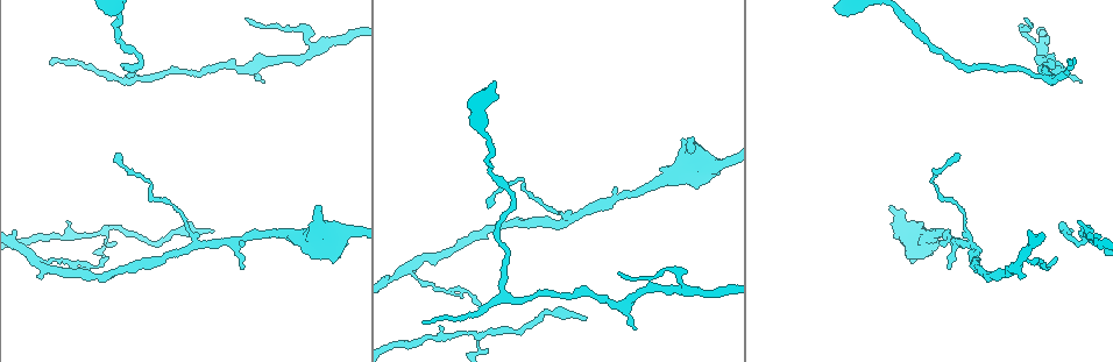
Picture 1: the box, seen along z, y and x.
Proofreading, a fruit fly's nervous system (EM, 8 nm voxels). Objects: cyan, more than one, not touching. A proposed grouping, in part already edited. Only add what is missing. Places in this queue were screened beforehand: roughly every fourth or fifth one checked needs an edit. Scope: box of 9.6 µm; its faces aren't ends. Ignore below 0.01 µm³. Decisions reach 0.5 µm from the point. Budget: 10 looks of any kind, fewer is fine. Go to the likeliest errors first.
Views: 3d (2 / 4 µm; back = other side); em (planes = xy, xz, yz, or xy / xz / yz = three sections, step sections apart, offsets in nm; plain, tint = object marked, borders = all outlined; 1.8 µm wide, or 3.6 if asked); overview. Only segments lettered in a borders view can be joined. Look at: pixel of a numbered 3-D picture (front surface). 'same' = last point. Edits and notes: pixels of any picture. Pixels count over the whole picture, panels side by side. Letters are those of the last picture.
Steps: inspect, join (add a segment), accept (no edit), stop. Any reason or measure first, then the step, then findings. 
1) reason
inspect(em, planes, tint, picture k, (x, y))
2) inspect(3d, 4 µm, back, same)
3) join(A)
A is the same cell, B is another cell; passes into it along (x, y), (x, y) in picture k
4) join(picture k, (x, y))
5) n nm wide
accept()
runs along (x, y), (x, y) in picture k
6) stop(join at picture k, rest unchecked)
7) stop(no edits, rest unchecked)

tapers out
inspect(3d, 2 µm, picture 1, (214, 230))

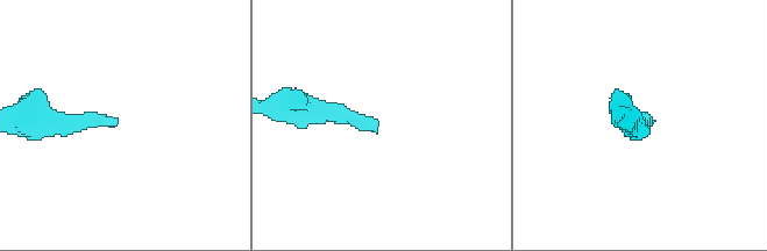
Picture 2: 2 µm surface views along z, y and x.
inspect(em, planes, borders, picture 2, (651, 124))

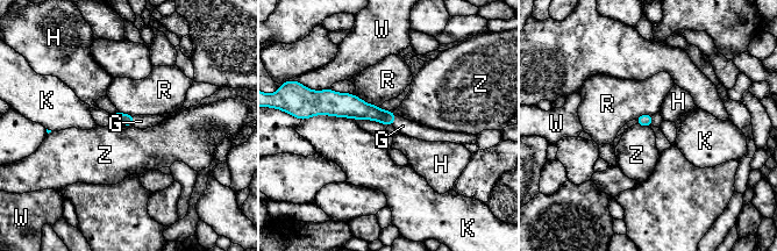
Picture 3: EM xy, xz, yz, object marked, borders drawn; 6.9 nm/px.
K touches over 320 nm
join(G)
G is the same cell, H, K, R, W and Z are other cells; it goes on there

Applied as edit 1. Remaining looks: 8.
thin end
inspect(em, 3.6 µm, planes, borders, picture 1, (423, 323))

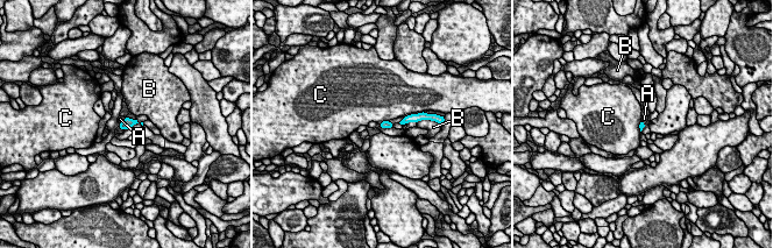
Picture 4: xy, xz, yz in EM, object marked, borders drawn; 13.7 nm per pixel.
C touches over 170 nm
join(A)
A is the same cell, B and C are other cells; passes into it along (642, 125), (643, 122), (644, 119) in picture 4; it goes on there

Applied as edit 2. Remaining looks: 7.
inspect(overview)

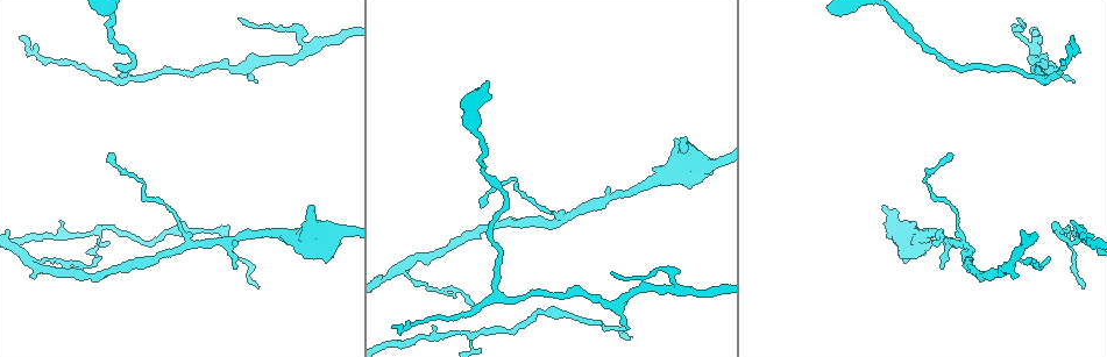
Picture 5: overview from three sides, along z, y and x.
branch stops here
inspect(3d, 2 µm, picture 5, (943, 267))

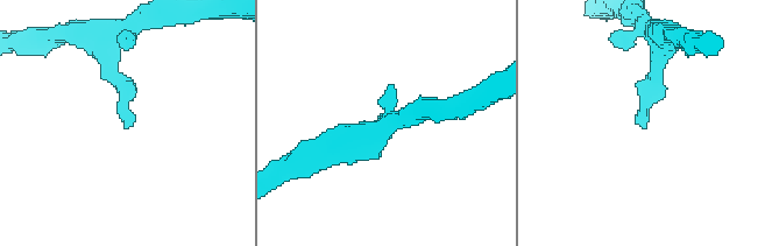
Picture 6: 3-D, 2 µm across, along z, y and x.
need the tissue
inspect(em, planes, borders, picture 6, (644, 127))

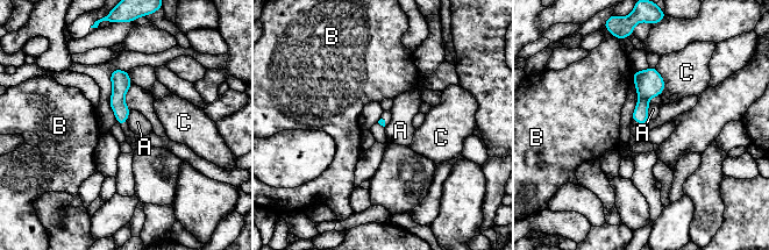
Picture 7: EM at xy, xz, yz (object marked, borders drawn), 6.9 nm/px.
accept()
A, B and C are other cells; no lettered segment goes on from it

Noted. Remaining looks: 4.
inspect(em, xy, step 4, tint, picture 5, (628, 336))

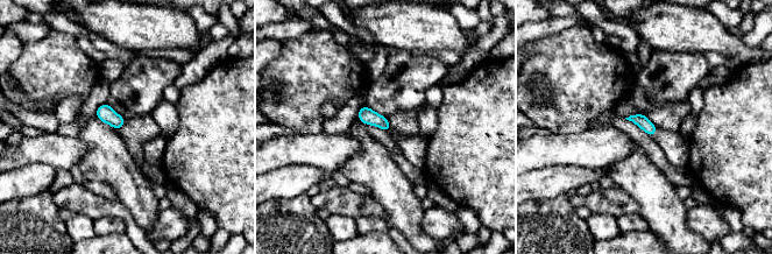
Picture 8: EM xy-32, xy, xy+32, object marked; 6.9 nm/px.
inspect(em, xy, step 4, borders, same)

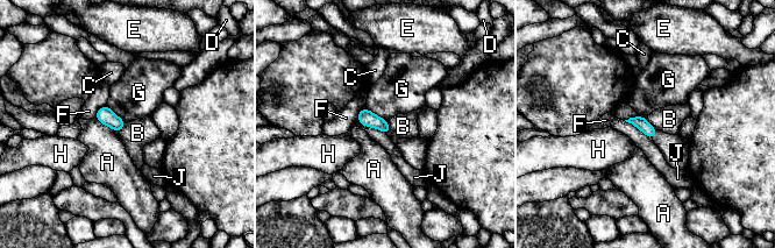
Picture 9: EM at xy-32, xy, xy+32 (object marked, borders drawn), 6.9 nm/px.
accept()
A, B, C, D, E, F, G, H and J are other cells; no lettered segment goes on from it

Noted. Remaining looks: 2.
an open end
inspect(em, planes, borders, picture 5, (884, 206))

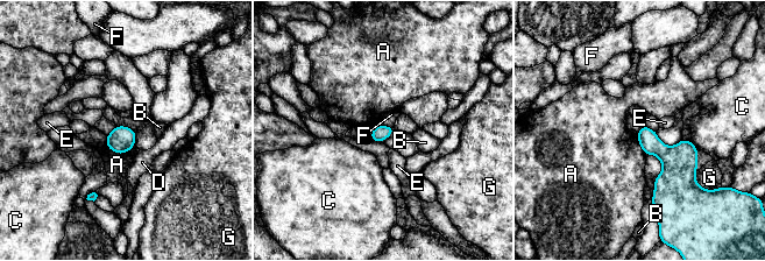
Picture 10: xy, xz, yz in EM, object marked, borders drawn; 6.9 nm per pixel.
accept()
A, B, C, D, E, F and G are other cells; no lettered segment goes on from it

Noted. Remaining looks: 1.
stop(join at picture 3, join at picture 4, rest unchecked)

